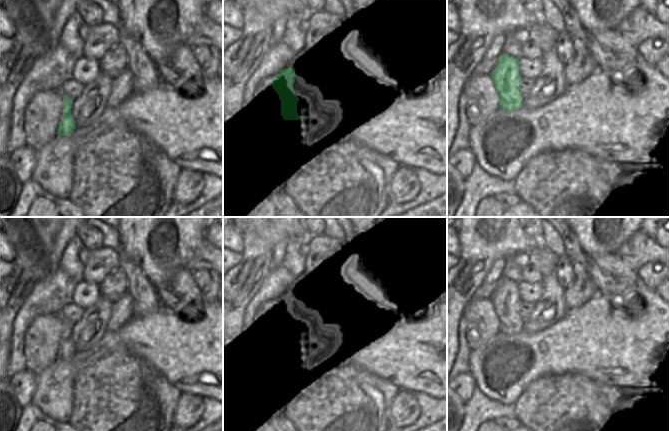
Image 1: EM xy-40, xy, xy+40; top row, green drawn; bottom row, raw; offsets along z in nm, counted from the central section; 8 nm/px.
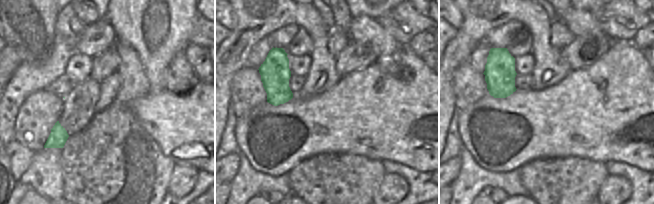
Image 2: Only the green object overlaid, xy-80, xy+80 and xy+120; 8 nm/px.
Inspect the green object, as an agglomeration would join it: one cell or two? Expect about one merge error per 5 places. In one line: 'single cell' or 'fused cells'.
single cell

